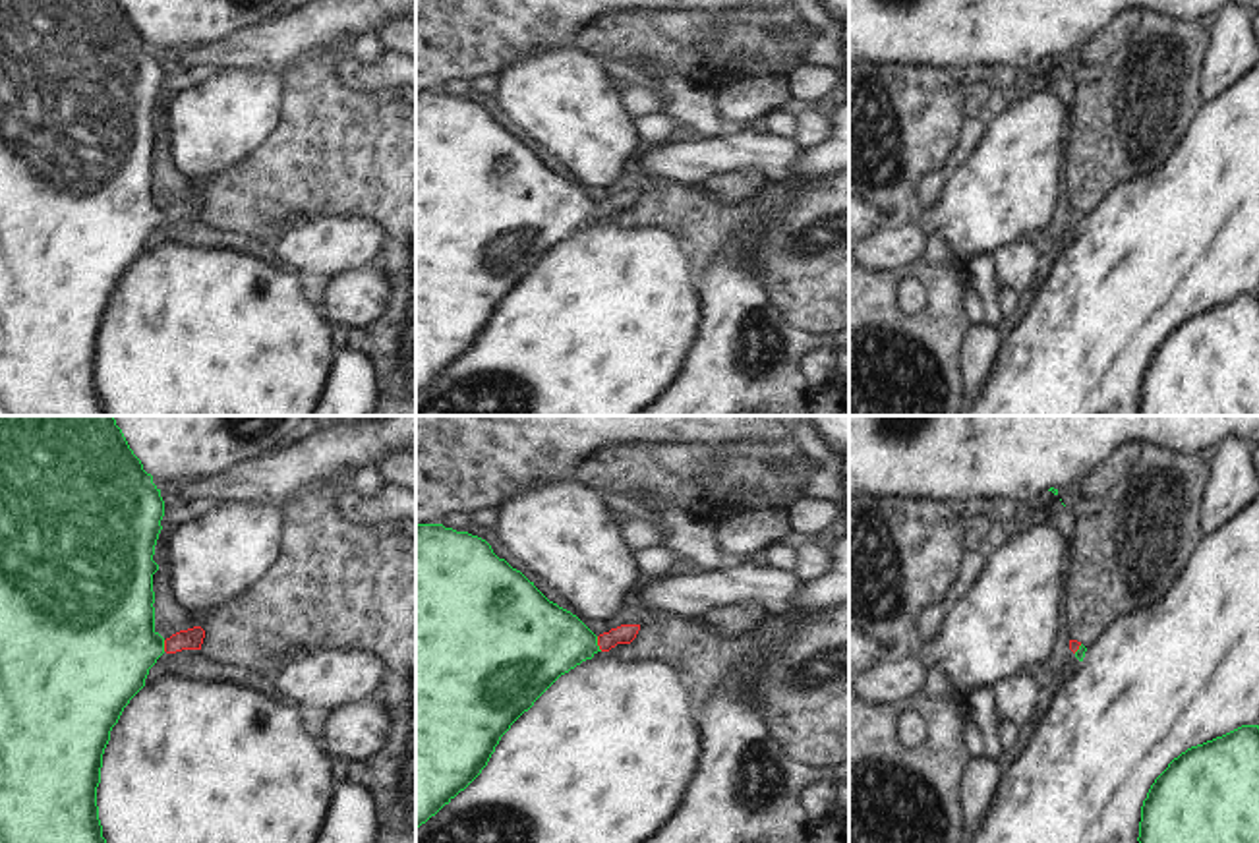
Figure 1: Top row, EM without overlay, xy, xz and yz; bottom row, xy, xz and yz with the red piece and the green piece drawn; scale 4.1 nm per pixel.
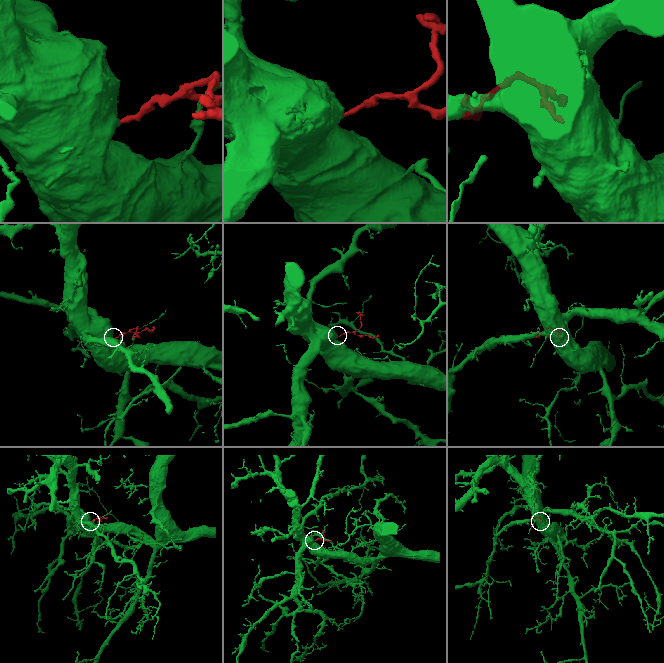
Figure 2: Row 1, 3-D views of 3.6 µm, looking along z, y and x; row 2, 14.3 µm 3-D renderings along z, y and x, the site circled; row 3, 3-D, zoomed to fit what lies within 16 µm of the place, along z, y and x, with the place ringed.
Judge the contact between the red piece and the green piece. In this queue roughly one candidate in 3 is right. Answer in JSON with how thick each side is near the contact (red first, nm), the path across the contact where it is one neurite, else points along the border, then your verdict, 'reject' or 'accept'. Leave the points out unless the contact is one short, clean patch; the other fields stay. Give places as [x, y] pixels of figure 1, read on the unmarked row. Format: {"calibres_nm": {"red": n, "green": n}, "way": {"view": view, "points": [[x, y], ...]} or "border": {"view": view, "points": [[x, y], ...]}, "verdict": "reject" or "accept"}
{"calibres_nm": {"red": 80, "green": 340}, "way": {"view": "xz", "points": [[625, 200], [598, 211], [538, 207]]}, "verdict": "accept"}

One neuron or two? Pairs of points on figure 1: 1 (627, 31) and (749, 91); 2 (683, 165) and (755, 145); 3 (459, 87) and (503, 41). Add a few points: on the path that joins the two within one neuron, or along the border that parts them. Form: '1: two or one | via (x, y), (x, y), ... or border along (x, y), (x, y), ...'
1: two | border along (731, 82), (720, 89)
2: one | via (701, 159), (737, 149)
3: two | border along (468, 82), (449, 80), (439, 89)

